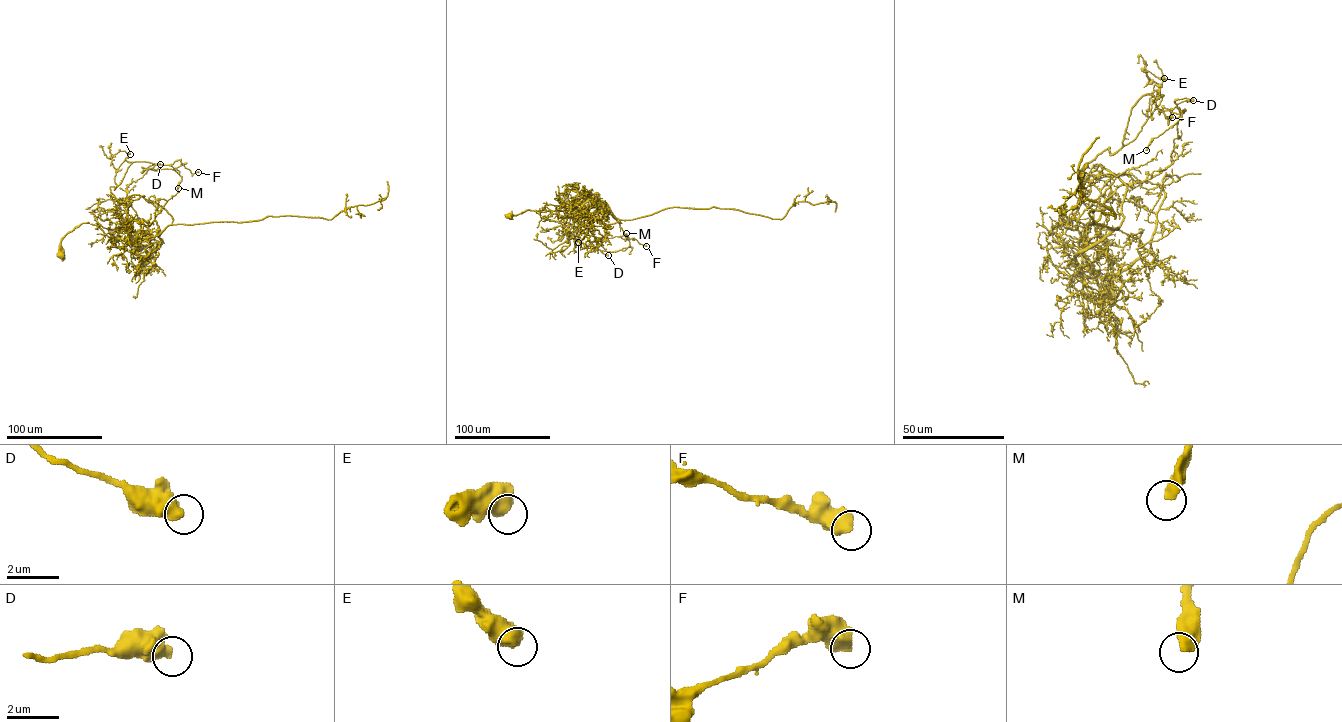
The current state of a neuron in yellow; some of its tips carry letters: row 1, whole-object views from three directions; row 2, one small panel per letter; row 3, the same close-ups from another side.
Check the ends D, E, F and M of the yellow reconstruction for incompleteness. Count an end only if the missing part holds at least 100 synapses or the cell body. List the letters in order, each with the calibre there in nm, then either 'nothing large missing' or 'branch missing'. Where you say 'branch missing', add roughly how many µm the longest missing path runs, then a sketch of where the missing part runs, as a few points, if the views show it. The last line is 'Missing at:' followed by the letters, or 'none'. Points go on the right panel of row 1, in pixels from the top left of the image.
D: calibre 550 nm; nothing large missing
E: calibre 650 nm; nothing large missing
F: calibre 550 nm; nothing large missing
M: calibre 440 nm; nothing large missing
Missing at: none

